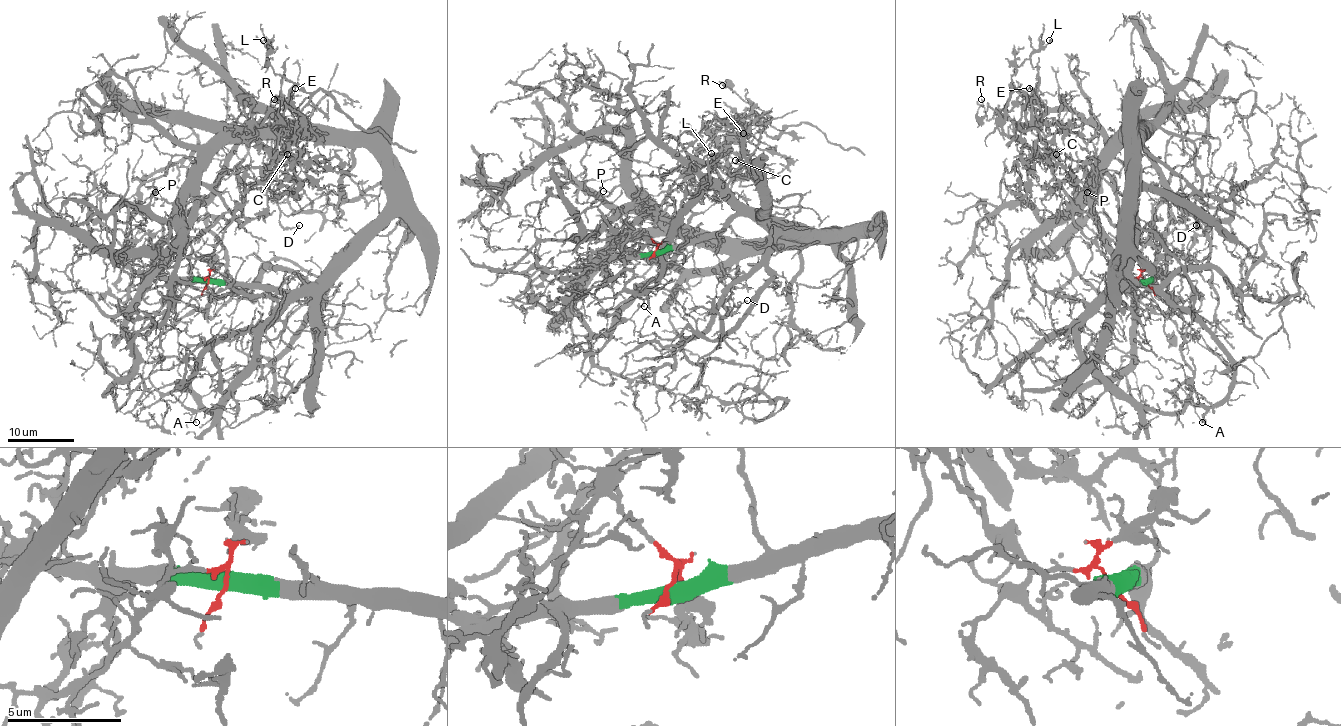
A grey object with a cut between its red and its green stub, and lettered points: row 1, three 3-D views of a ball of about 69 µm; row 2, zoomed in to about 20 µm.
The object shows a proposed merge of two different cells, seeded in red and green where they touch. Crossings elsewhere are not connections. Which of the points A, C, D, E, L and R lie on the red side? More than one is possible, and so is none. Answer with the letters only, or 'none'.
C, E, L, R

